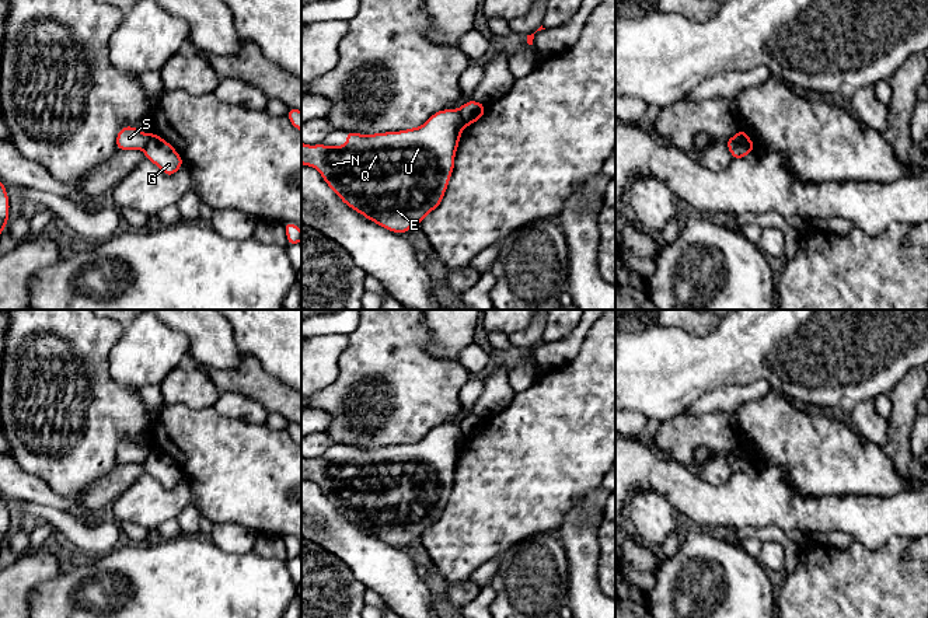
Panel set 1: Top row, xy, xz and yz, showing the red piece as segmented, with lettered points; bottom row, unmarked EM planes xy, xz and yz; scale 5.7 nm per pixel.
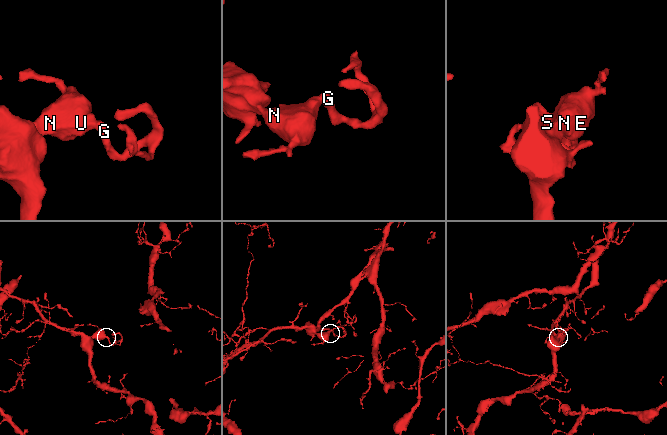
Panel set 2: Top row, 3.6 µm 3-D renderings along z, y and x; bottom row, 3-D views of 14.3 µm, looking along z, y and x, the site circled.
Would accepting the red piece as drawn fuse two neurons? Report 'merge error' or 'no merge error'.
merge error

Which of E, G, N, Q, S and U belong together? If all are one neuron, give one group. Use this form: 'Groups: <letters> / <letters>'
Groups: E N Q S U / G

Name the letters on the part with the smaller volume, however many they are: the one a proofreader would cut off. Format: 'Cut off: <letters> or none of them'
Cut off: G

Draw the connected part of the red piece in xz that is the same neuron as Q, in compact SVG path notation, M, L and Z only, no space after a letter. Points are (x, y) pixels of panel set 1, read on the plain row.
M442 423L419 441L374 448L346 446L345 460L308 460L301 455L301 478L318 483L350 523L393 547L404 548L421 540L442 517L463 443L458 423Z

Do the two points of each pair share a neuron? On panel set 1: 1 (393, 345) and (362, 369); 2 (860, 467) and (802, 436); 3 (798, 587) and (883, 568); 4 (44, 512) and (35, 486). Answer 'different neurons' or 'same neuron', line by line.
1: same neuron
2: same neuron
3: same neuron
4: different neurons

